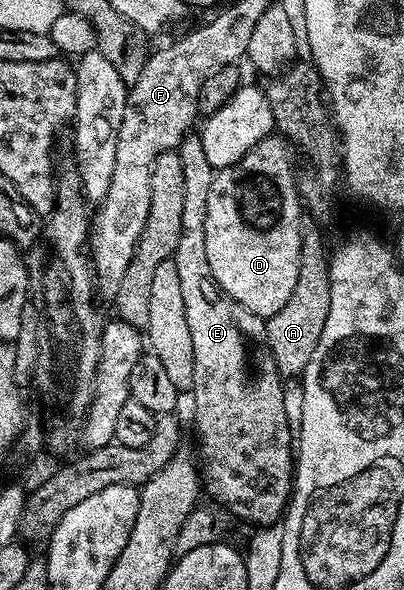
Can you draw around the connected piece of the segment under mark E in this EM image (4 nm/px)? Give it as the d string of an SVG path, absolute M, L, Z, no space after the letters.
M187 135L183 137L182 142L177 147L176 152L180 155L180 164L184 170L184 216L180 218L180 243L176 243L176 251L172 260L176 263L176 272L180 274L180 292L184 299L184 319L188 321L188 335L192 337L192 359L194 360L194 429L198 432L198 453L200 458L200 481L206 489L215 497L217 504L229 514L235 513L242 521L247 521L250 527L265 527L275 524L285 514L286 506L290 504L292 490L294 488L294 479L296 476L296 437L291 433L288 427L288 415L284 415L284 407L288 404L288 397L282 390L284 378L276 367L276 359L272 359L270 349L266 345L266 322L261 317L252 315L236 299L228 296L216 282L214 276L210 274L208 267L208 247L204 244L204 219L206 218L206 204L208 203L208 191L212 191L212 179L215 175L215 169L212 163L208 163L204 155L204 143L201 136Z

